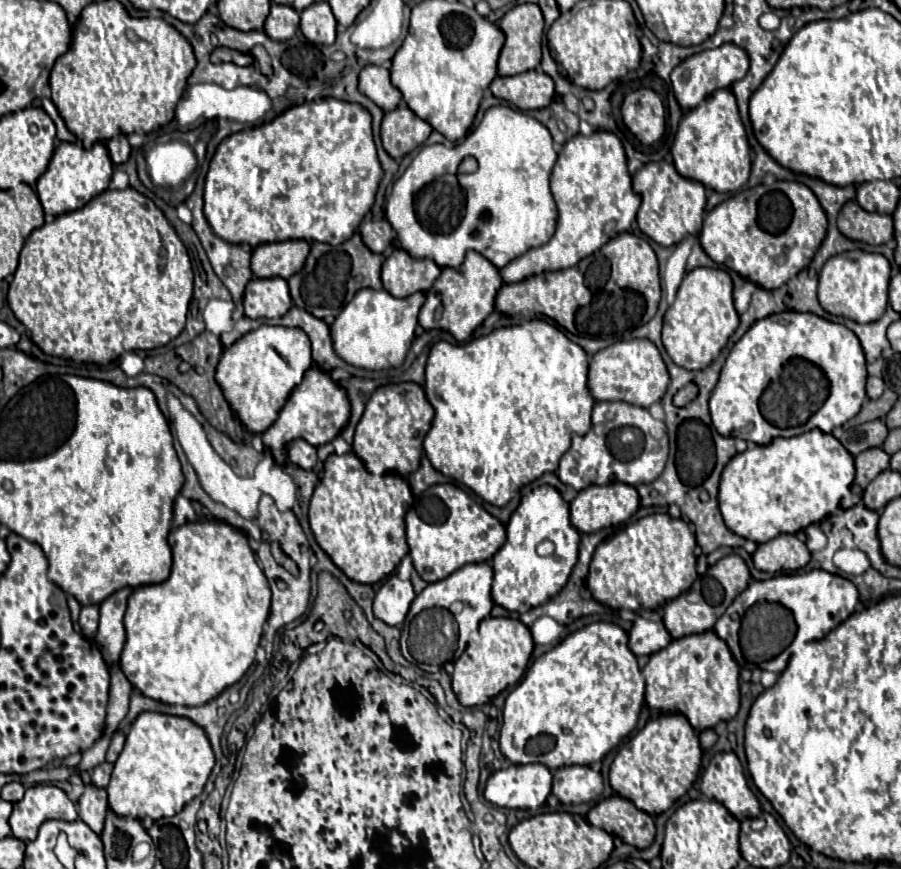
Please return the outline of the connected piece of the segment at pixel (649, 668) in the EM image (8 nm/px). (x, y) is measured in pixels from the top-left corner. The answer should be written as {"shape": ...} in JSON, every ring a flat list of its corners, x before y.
{"shape":[[712,630,704,634,692,634,684,636,680,640,672,640,666,648,652,654,648,664,642,668,642,674,646,678,646,704,650,710,658,714,682,714,690,722,694,730,706,730,714,728,718,722,732,720,740,708,740,676,738,676,738,664,732,660,732,654,728,652,728,646,724,640,720,640]]}

